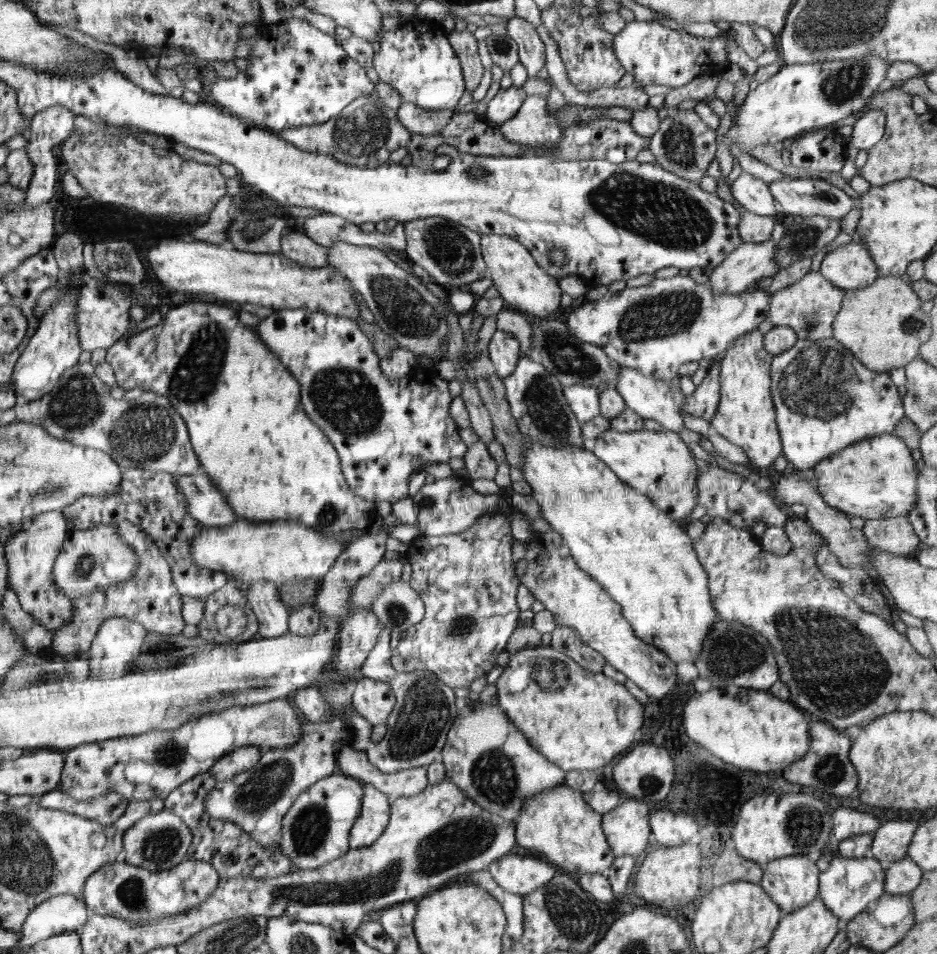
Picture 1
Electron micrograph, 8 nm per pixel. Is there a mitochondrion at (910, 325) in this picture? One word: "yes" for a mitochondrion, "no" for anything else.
yes

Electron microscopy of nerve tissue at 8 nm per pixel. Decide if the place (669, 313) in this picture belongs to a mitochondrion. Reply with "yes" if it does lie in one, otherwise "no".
yes

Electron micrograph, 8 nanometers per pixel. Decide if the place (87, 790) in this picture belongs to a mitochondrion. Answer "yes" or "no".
no

